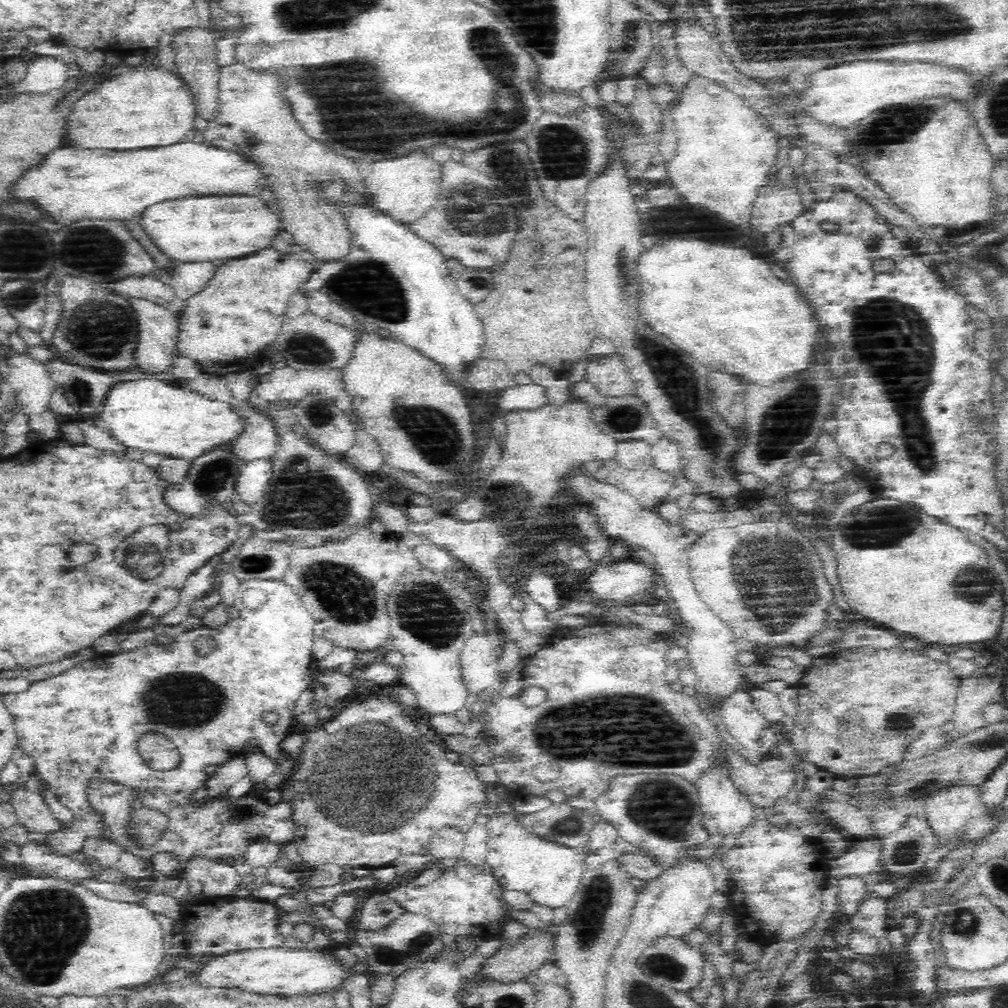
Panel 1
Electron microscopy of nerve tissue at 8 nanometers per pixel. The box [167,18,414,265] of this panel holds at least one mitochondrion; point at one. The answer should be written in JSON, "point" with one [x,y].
{"point":[358,72]}

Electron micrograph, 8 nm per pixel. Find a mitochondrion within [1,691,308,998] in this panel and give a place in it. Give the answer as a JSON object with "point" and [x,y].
{"point":[67,906]}

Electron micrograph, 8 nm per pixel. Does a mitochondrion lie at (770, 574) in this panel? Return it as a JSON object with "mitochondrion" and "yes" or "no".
{"mitochondrion":"yes"}

